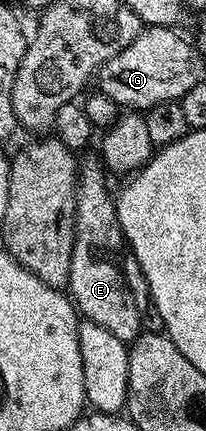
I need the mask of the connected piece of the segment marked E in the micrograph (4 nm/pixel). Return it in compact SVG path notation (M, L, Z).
M96 156L93 157L80 162L77 174L77 238L71 251L71 275L67 293L84 320L99 323L99 327L111 331L115 339L131 343L141 336L143 326L139 307L135 307L135 299L125 286L125 273L119 260L119 254L122 252L120 249L125 245L125 236L121 234L114 194L111 189L109 193L109 185L105 182L107 170Z

